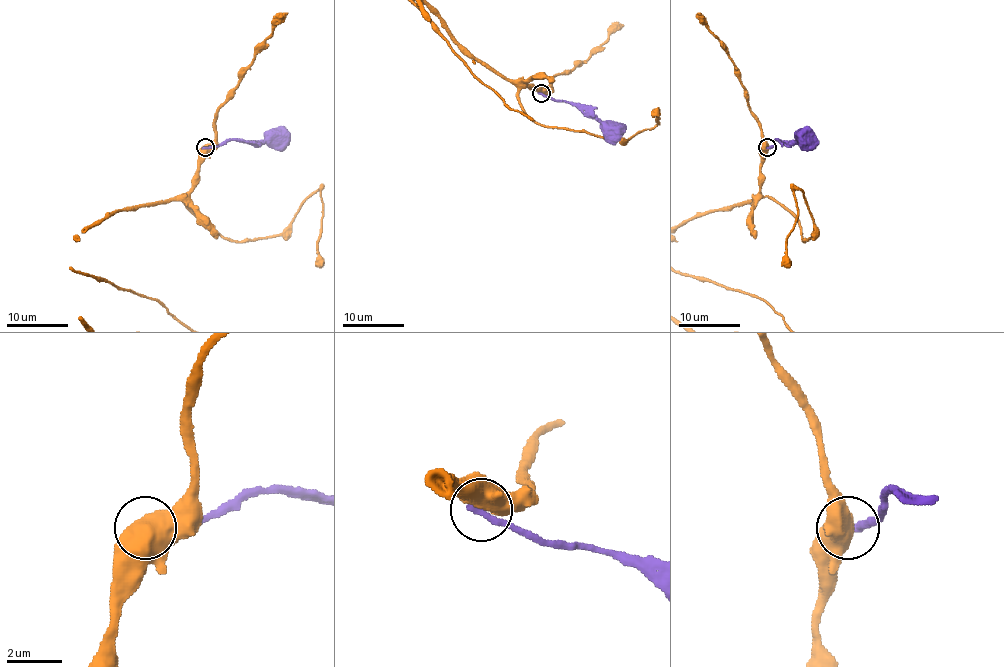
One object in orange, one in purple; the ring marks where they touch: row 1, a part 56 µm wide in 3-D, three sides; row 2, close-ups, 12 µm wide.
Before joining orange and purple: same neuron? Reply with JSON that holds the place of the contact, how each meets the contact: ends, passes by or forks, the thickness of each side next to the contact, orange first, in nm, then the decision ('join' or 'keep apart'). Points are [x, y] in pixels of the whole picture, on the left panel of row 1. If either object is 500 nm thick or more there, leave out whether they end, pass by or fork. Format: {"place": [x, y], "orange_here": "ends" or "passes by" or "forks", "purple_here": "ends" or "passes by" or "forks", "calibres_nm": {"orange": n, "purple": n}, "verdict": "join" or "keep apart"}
{"place": [205, 147], "calibres_nm": {"orange": 800, "purple": 300}, "verdict": "keep apart"}

